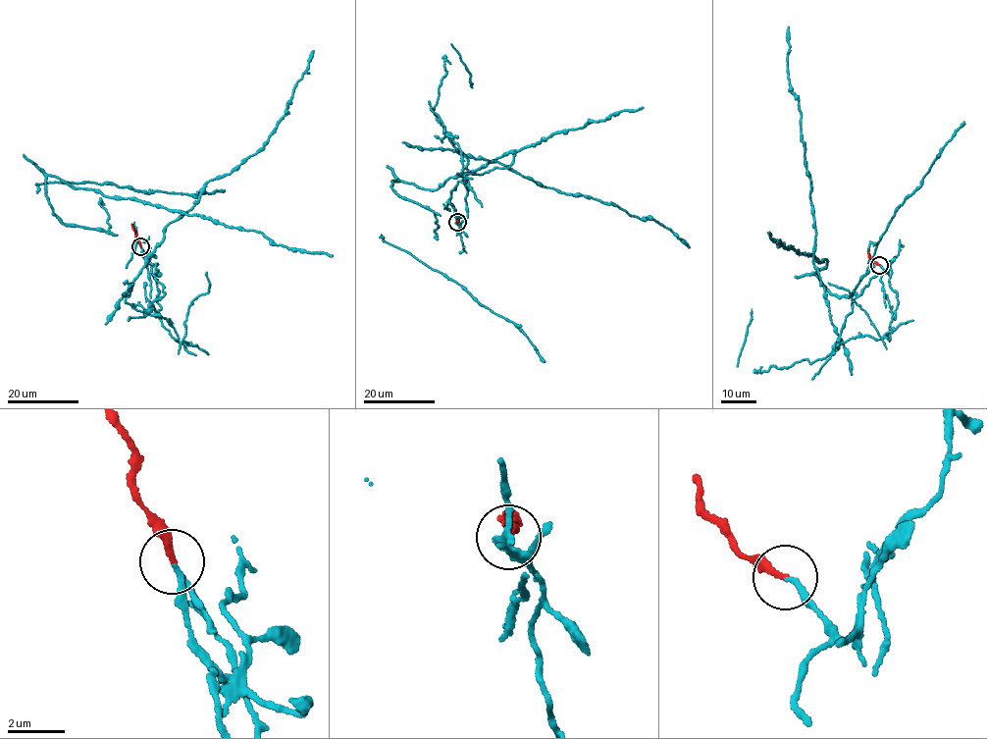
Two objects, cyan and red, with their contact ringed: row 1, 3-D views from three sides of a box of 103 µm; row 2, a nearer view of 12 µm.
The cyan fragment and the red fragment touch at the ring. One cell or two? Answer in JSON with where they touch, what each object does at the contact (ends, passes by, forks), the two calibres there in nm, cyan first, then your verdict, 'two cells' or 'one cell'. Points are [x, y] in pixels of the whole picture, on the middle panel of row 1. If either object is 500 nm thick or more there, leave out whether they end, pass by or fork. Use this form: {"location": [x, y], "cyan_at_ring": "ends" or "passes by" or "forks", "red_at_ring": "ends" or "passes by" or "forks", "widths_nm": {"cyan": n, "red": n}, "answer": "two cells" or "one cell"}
{"location": [457, 222], "cyan_at_ring": "ends", "red_at_ring": "ends", "widths_nm": {"cyan": 180, "red": 220}, "answer": "two cells"}

